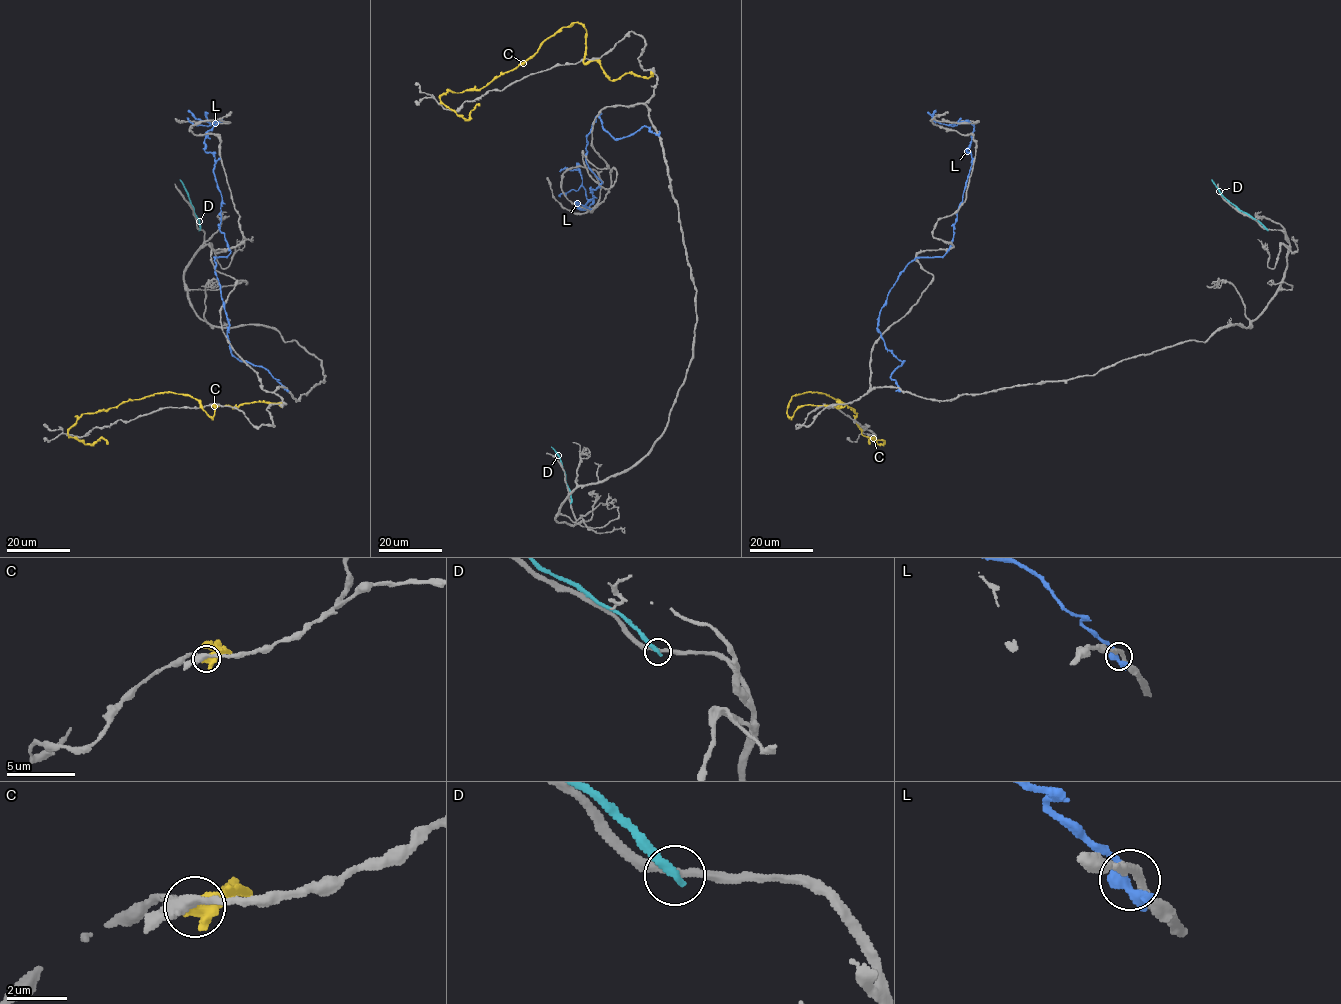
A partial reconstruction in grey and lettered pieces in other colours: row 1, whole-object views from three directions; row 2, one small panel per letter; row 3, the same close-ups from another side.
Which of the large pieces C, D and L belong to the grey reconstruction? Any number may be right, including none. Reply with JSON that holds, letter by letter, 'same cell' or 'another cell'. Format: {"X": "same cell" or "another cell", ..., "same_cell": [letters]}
{"C": "another cell", "D": "another cell", "L": "another cell", "same_cell": []}

